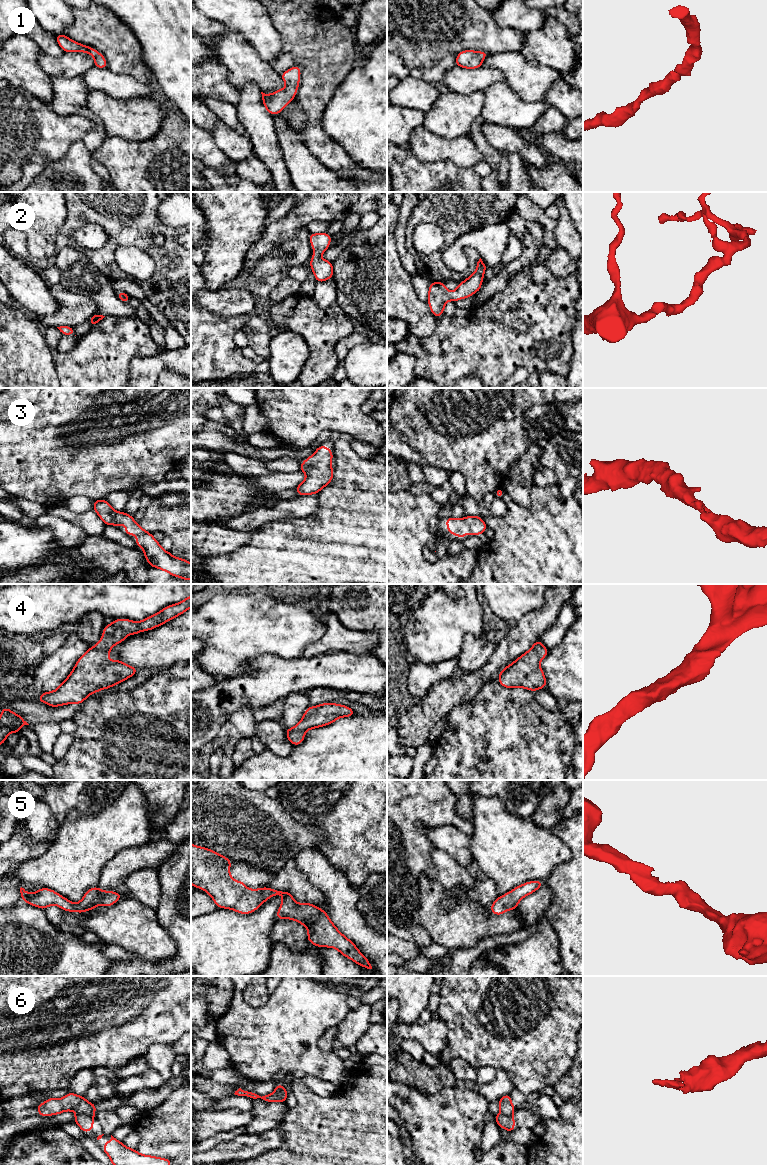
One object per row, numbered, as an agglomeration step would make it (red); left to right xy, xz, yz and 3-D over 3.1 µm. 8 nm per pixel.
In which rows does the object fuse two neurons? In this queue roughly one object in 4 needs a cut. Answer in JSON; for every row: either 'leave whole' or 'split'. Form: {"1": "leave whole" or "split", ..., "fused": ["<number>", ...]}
{"1": "leave whole", "2": "leave whole", "3": "leave whole", "4": "leave whole", "5": "leave whole", "6": "split", "fused": ["6"]}

